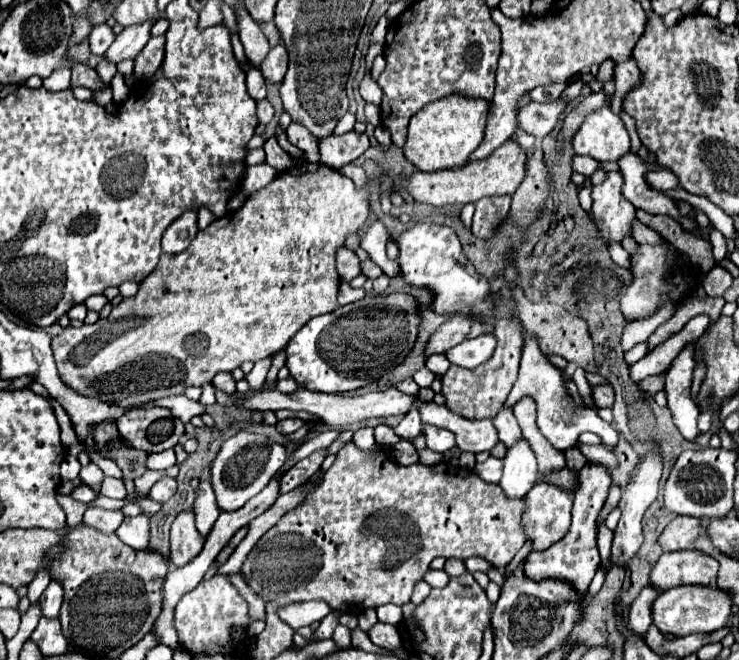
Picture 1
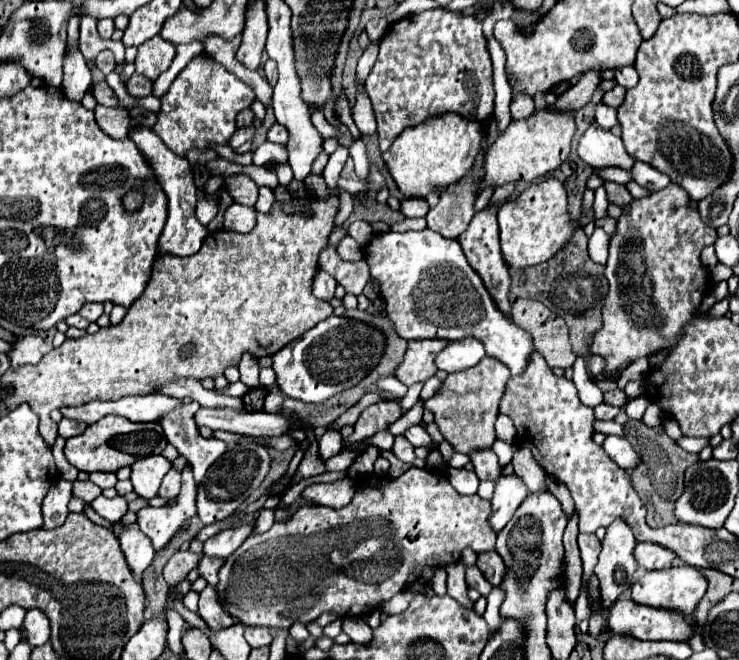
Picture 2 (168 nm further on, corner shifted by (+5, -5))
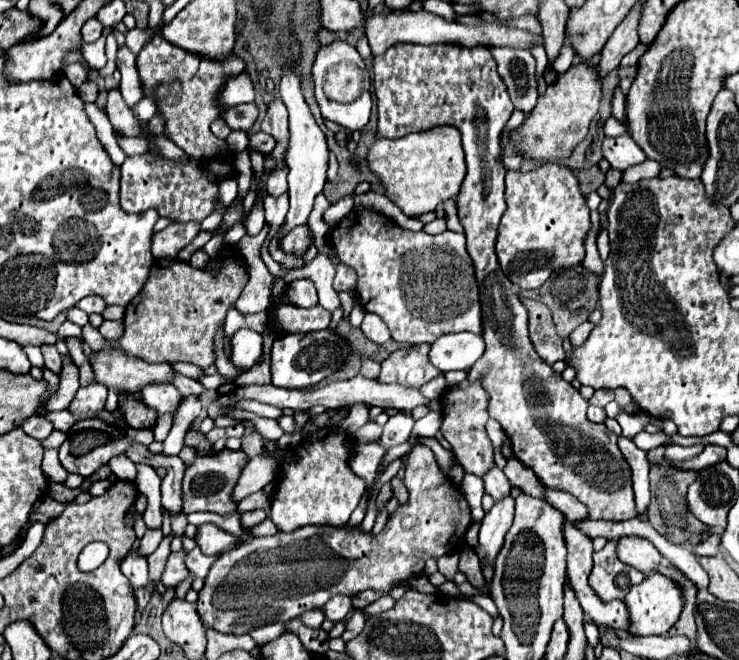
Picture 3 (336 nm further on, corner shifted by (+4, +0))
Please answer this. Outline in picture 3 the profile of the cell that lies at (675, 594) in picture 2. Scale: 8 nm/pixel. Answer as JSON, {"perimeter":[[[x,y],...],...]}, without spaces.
{"perimeter":[[[651,575],[643,583],[633,585],[625,597],[625,605],[629,609],[629,633],[635,637],[647,635],[665,635],[679,619],[683,609],[683,595],[681,589],[663,575]]]}

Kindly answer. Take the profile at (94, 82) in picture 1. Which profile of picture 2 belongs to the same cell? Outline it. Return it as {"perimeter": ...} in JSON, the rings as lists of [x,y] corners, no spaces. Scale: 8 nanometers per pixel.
{"perimeter":[[[106,80],[92,84],[92,94],[94,94],[94,98],[96,98],[98,104],[104,104],[104,106],[118,106],[118,100],[116,100],[112,88],[106,84]]]}

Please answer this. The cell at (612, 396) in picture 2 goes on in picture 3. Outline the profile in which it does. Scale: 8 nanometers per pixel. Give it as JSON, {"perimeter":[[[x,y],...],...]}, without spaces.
{"perimeter":[[[599,389],[593,393],[593,397],[589,399],[591,405],[597,405],[597,407],[605,407],[609,401],[613,401],[613,391],[611,389]]]}

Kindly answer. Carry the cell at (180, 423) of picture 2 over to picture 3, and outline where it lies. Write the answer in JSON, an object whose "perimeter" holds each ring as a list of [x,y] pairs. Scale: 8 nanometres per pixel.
{"perimeter":[[[147,385],[139,393],[145,405],[155,409],[159,415],[163,415],[165,411],[173,413],[181,403],[181,393],[173,385]]]}

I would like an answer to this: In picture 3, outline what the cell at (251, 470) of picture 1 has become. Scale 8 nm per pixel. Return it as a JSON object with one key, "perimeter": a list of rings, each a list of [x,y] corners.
{"perimeter":[[[223,449],[217,457],[195,457],[185,463],[183,475],[183,513],[193,511],[209,511],[217,515],[231,515],[237,511],[237,505],[231,501],[231,491],[247,463],[247,455],[243,451]]]}

